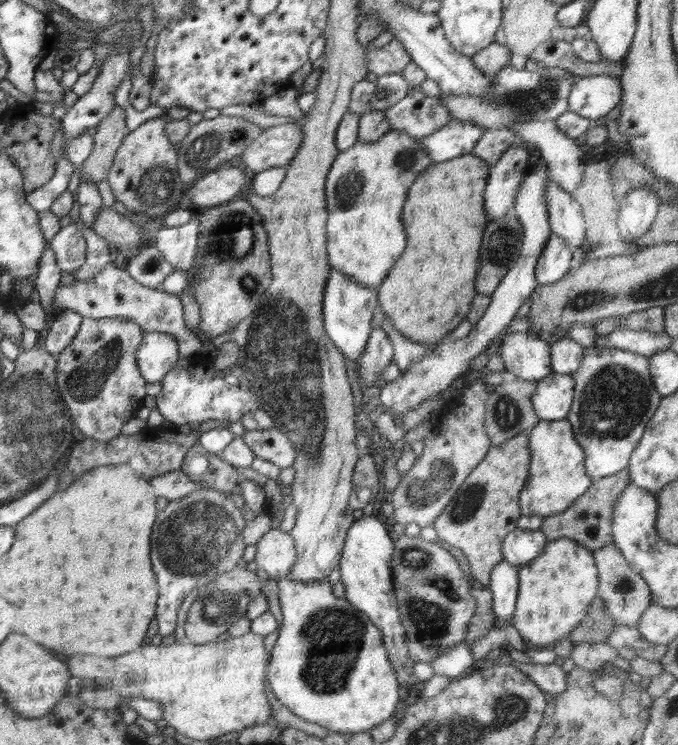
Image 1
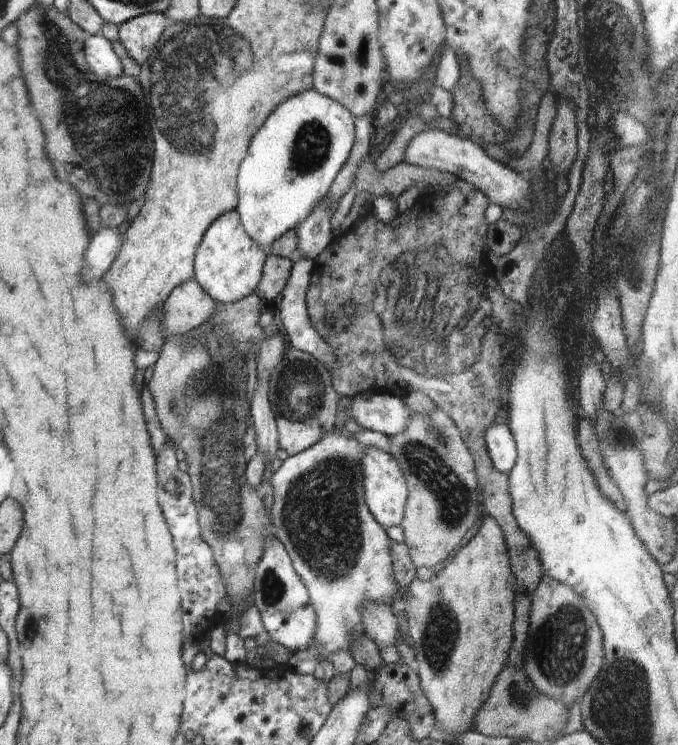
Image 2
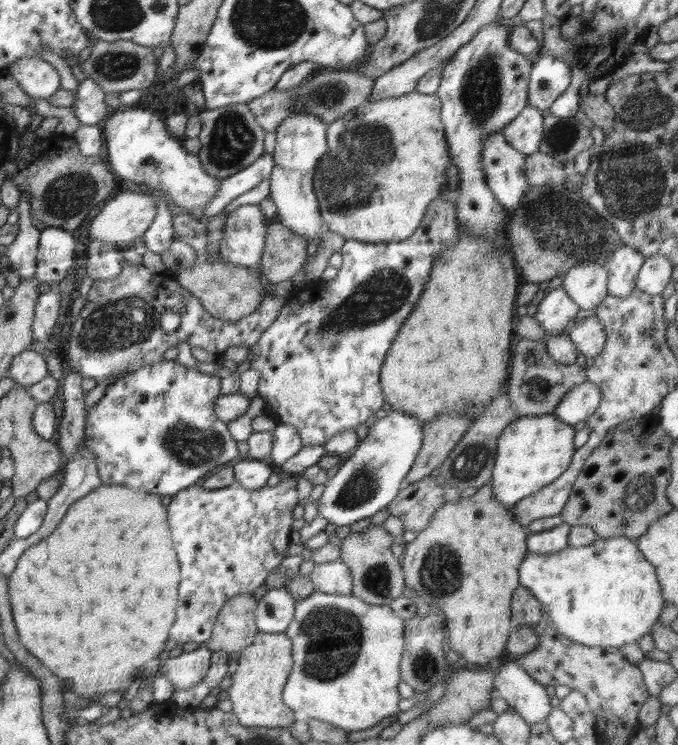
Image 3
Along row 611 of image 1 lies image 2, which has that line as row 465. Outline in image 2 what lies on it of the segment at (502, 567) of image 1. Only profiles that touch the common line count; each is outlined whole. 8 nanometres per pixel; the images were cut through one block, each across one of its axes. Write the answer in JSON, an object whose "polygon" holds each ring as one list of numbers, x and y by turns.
{"polygon":[[494,422,484,432,486,450,496,470,508,475,517,460,516,443,506,424]]}

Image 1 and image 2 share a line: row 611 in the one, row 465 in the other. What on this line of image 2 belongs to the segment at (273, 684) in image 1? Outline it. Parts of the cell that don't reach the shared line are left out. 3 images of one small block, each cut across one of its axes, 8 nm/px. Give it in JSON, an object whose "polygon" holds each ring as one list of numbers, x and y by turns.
{"polygon":[[342,428,340,431,332,430,332,432,324,434,324,438,320,438,314,446,310,446,310,448,307,448,304,452,300,452,283,460,282,465,276,472,272,473,269,478,273,486,272,494,274,501,271,506,270,519,274,534,276,538,284,544,284,548,291,558,292,566,296,574,300,576,302,584,306,586,306,592,308,592,312,610,316,612,316,628,314,628,314,638,312,638,311,643,316,644,316,646,320,648,320,654,328,661,334,658,336,650,340,650,340,648,342,648,342,650,350,650,352,644,356,642,356,638,360,638,360,634,365,633,360,618,362,618,362,610,364,610,364,606,366,606,368,602,390,605,392,600,396,598,394,594,398,592,398,584,394,580,394,567,391,556,392,540,386,534,386,530,376,522,376,519,372,516,370,510,368,510,368,506,366,506,363,488,364,474,362,474,362,472,364,472,364,470,362,470,362,457,364,456,363,445,360,444,360,442,356,442,352,436,354,436,354,434,351,434,345,428]]}

